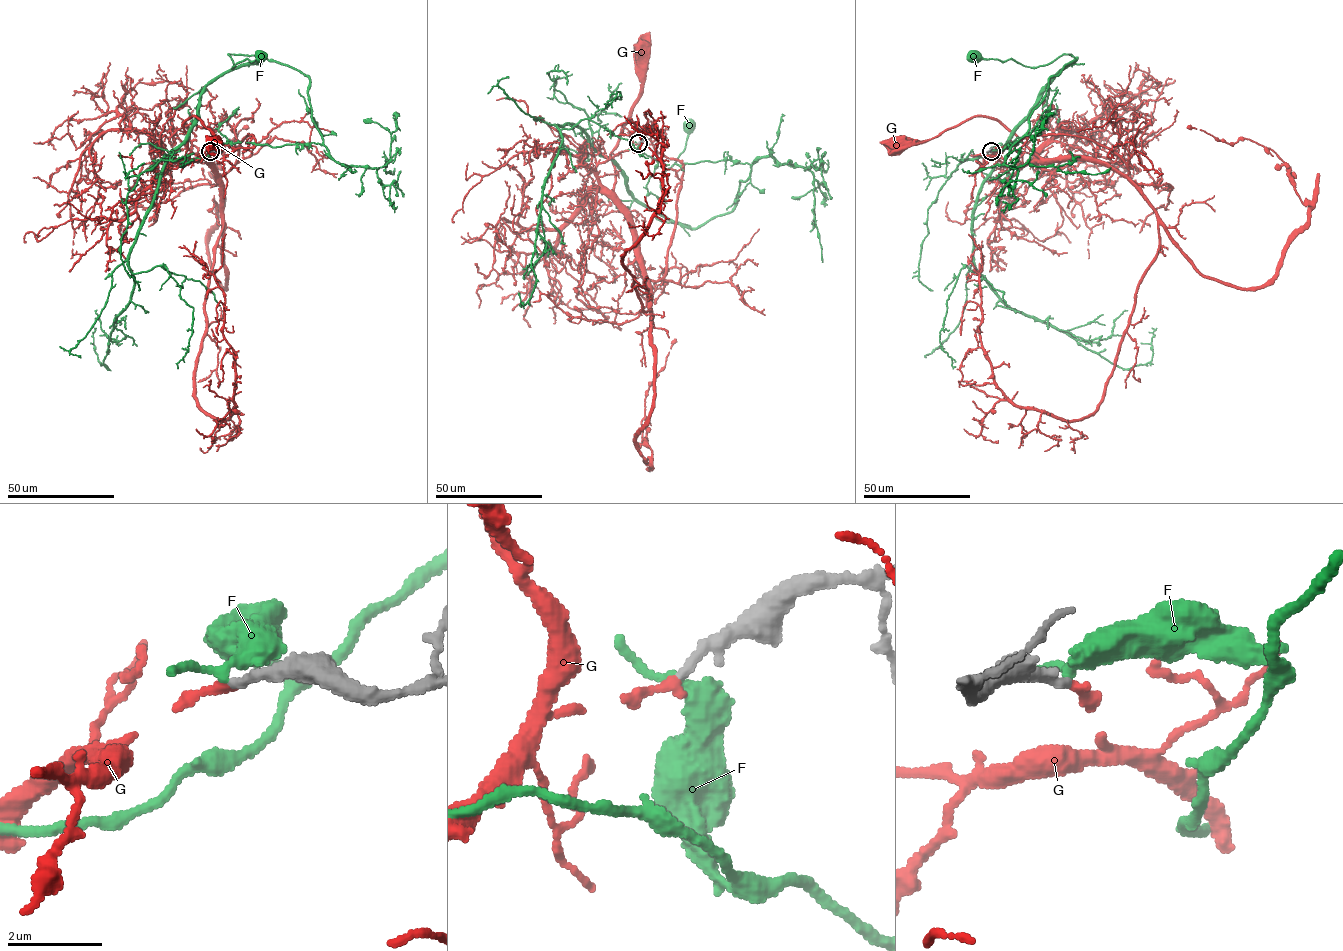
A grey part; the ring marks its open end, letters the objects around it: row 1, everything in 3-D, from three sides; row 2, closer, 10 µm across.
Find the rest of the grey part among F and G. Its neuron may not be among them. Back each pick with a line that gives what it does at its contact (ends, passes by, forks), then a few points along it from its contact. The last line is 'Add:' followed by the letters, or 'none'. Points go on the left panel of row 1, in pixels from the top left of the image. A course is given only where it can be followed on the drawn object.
G: it ends | via (210, 152), (186, 164), (168, 167), (184, 159), (183, 123), (190, 117), (211, 132), (212, 145)
Add: G

